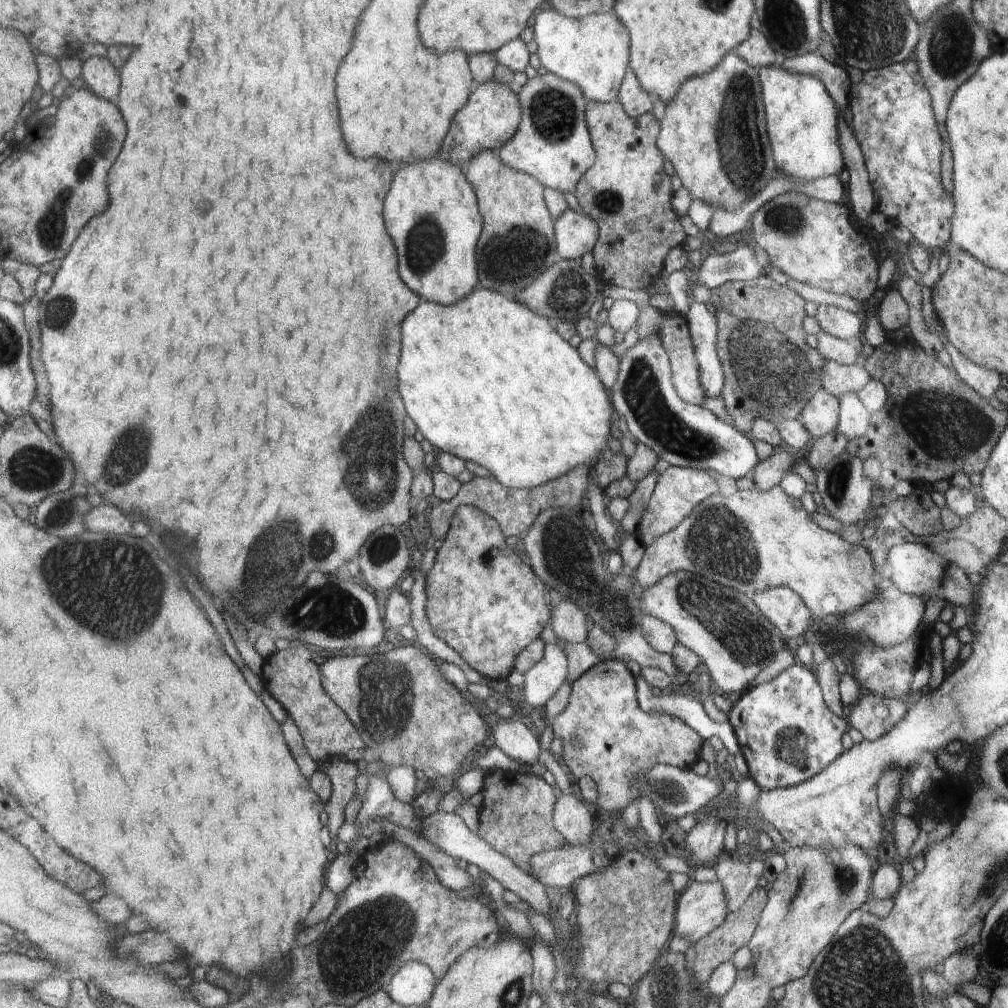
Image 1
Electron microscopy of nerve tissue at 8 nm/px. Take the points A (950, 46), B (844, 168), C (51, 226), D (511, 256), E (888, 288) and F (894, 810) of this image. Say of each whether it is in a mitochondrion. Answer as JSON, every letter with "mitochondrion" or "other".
{"A":"mitochondrion","B":"other","C":"mitochondrion","D":"mitochondrion","E":"other","F":"other"}

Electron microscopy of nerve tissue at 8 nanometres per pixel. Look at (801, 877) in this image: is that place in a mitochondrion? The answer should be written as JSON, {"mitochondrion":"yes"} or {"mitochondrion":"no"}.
{"mitochondrion":"yes"}

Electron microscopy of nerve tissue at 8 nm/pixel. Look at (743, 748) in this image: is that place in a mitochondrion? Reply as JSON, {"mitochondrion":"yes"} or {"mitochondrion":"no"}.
{"mitochondrion":"no"}

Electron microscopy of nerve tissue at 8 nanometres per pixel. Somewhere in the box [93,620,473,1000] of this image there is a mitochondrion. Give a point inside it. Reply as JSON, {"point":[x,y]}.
{"point":[356,950]}

